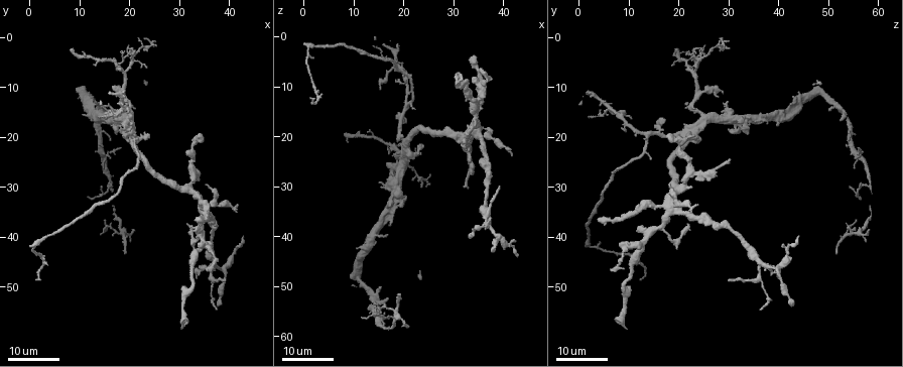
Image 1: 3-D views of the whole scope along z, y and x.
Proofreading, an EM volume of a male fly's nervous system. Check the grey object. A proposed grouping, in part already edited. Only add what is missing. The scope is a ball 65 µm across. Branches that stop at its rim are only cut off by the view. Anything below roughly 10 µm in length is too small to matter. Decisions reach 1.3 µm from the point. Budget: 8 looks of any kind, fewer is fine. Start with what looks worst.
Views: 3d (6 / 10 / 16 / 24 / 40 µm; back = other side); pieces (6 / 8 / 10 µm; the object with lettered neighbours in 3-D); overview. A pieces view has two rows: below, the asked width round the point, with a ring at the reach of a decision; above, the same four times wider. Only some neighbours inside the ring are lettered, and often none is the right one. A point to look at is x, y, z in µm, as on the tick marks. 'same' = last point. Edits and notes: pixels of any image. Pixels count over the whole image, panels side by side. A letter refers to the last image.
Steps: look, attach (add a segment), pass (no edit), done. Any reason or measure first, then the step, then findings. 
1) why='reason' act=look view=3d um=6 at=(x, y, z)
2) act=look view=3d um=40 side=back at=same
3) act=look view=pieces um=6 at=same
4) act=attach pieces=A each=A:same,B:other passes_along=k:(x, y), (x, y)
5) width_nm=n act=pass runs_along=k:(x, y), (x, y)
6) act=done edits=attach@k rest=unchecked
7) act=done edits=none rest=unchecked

why='branch stops here' act=look view=3d um=16 at=(39.5, 48.5, 30.0)

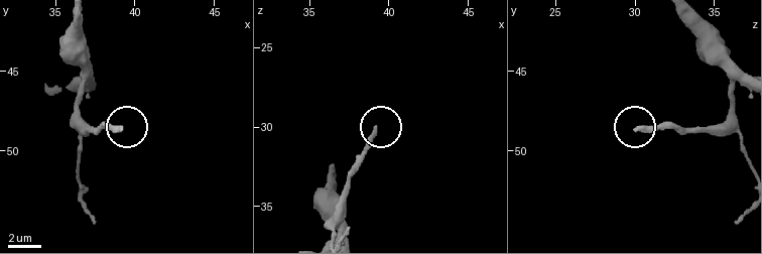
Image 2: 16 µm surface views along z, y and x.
act=look view=pieces um=6 at=(39.2, 48.6, 30.2)

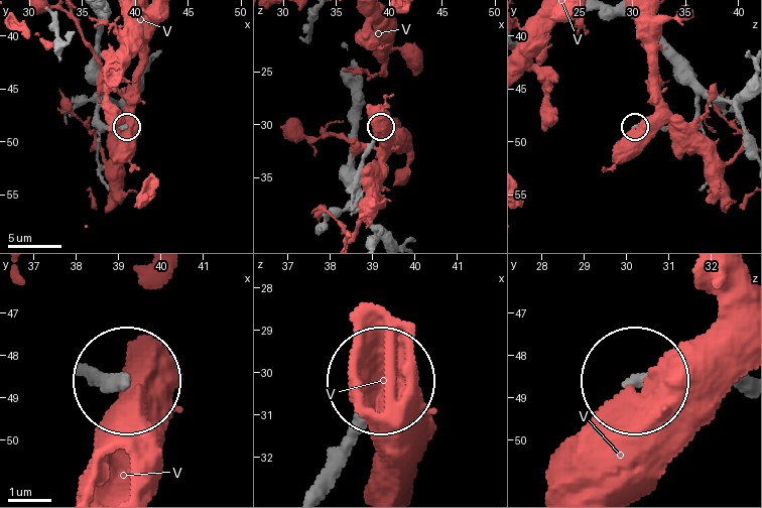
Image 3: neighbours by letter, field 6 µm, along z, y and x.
width_nm=260 act=pass each=V:other found='none of them fits'

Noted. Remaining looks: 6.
why='an open end' act=look view=3d um=16 at=(1.5, 48.5, 12.5)

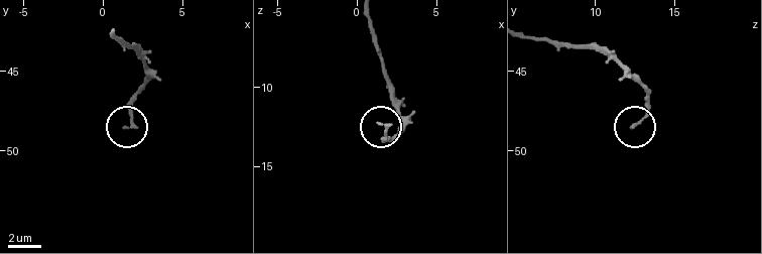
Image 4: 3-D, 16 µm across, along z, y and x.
act=look view=pieces um=10 at=(1.5, 48.5, 12.2)

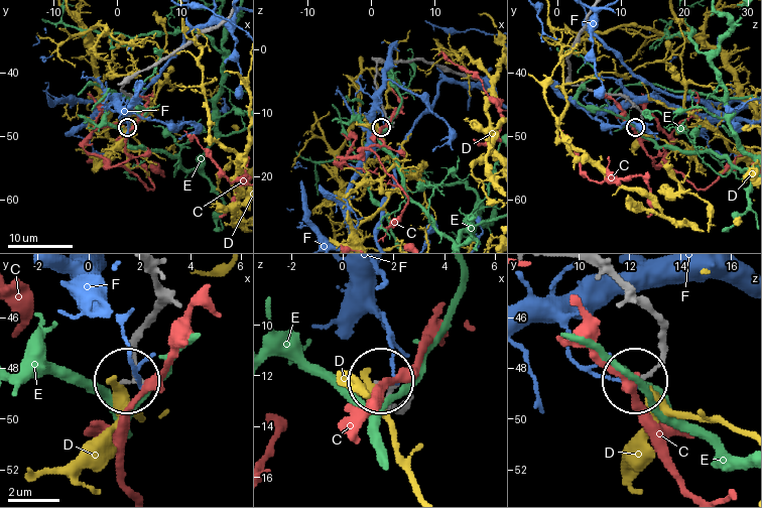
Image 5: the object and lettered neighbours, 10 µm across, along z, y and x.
width_nm=170 act=pass each=C:other,D:other,E:other,F:other found='no lettered segment goes on from it'

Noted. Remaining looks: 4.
act=look view=3d um=24 at=(19.5, 43.0, 52.0)

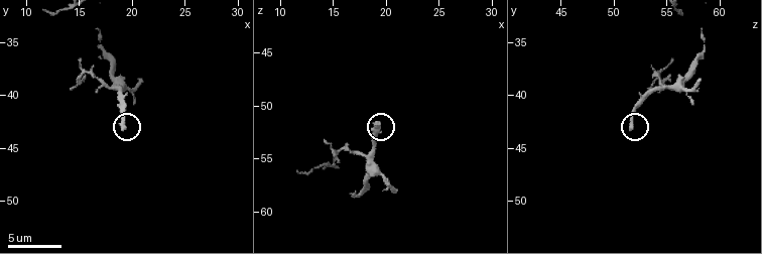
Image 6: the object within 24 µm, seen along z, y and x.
act=look view=pieces um=8 at=(19.4, 43.2, 51.6)

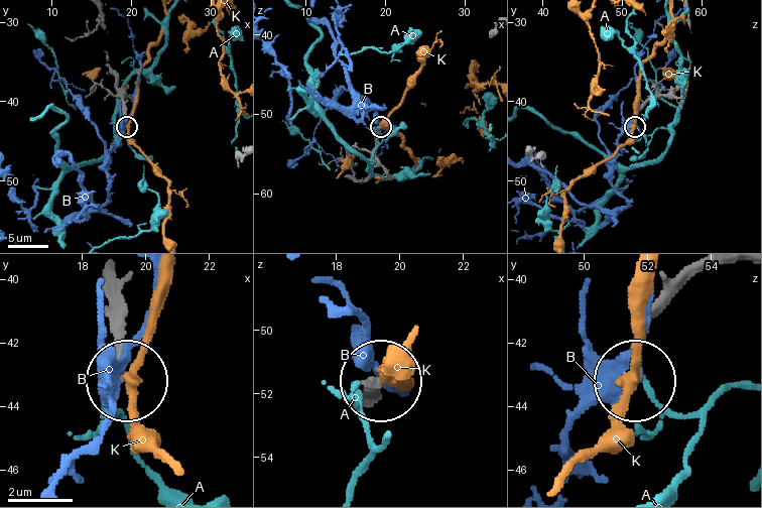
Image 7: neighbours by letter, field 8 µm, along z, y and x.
width_nm=320 act=pass each=A:other,B:other,K:other found='no lettered segment goes on from it'

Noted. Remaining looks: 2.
why='free end' act=look view=3d um=24 at=(32.0, 37.0, 21.5)

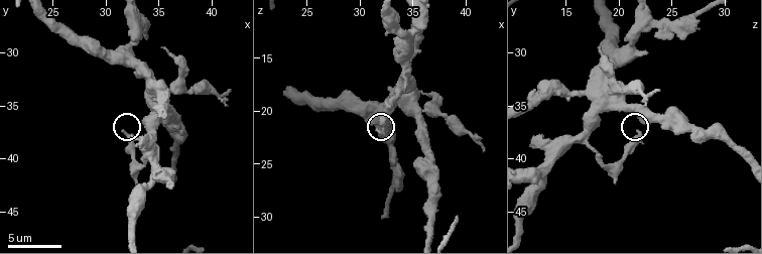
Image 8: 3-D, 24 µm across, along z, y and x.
act=look view=pieces um=6 at=(31.8, 37.6, 21.8)

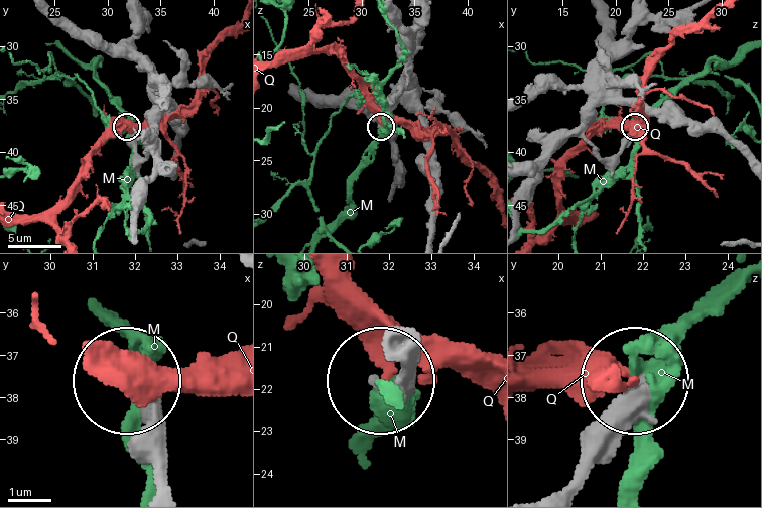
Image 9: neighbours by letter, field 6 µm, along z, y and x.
width_nm=290 act=pass each=M:other,Q:other found='none of them fits'

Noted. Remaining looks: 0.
act=done edits=none rest=unchecked

